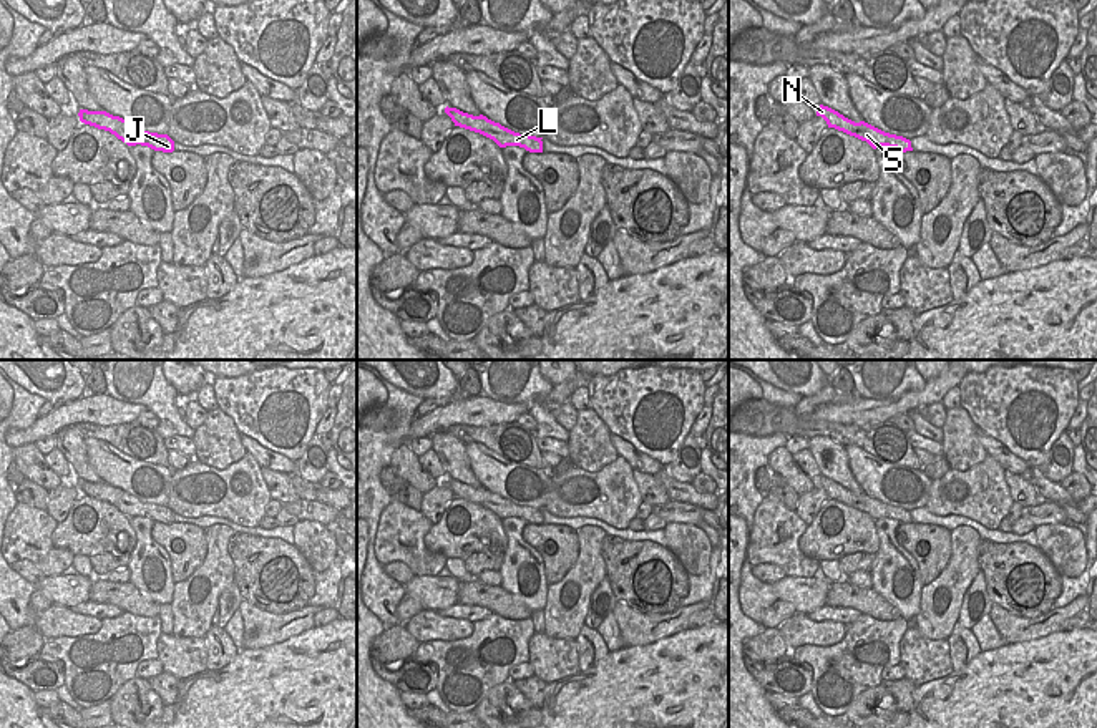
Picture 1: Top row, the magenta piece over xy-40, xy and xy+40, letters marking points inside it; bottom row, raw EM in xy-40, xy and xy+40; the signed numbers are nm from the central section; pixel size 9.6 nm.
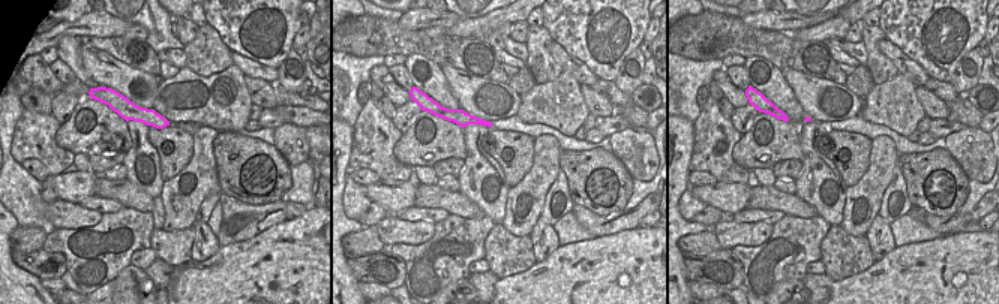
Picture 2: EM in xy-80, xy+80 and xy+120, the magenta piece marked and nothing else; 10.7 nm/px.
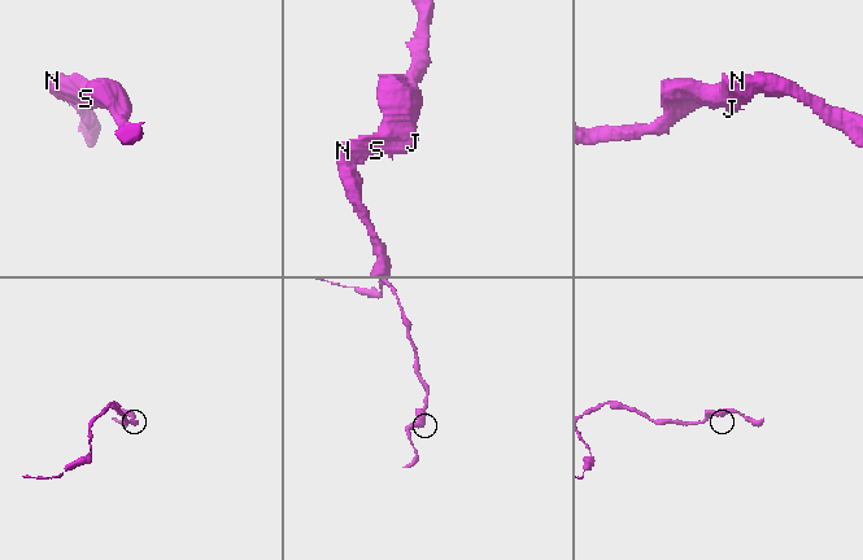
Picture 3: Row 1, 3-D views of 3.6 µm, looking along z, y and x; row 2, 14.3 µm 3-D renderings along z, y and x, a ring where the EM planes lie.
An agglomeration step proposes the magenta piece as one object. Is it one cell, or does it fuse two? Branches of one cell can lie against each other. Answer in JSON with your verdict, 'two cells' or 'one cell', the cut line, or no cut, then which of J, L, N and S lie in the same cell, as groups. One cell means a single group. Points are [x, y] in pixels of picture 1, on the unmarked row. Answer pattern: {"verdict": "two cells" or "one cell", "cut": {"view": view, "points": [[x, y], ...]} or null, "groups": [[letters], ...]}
{"verdict": "one cell", "cut": null, "groups": [["J", "L", "N", "S"]]}

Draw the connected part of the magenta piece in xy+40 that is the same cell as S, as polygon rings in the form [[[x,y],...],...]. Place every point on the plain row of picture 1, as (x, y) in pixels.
[[[820,476],[817,479],[817,488],[822,488],[828,499],[835,499],[861,512],[866,512],[873,521],[888,517],[900,521],[901,524],[913,522],[909,511],[885,504],[865,493],[855,494],[828,478]]]

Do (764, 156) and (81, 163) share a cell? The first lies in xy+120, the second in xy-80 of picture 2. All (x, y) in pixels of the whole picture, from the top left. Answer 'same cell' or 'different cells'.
different cells

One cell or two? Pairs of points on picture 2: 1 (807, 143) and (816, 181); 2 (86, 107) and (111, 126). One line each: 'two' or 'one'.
1: one
2: one

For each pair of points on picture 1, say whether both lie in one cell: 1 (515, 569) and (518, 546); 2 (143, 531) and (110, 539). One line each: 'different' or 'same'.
1: same
2: different

